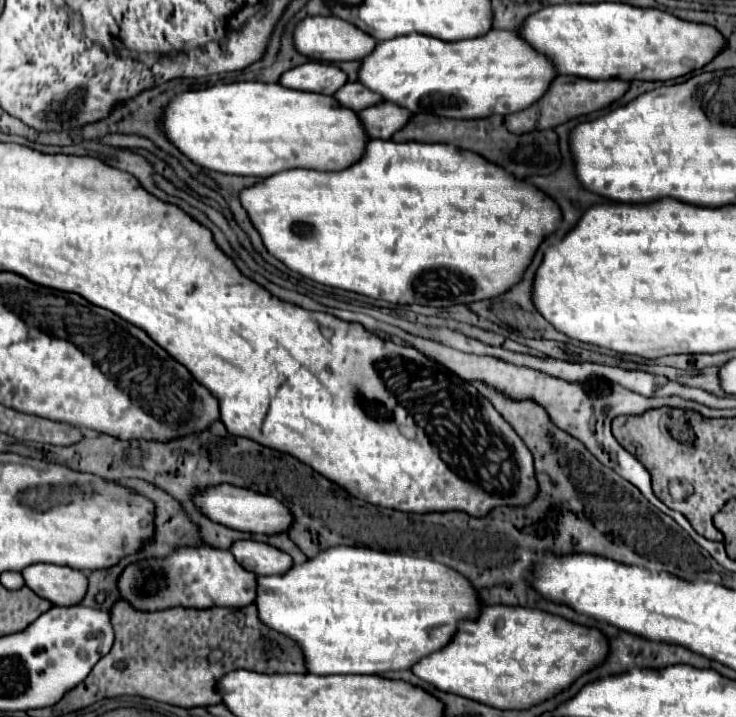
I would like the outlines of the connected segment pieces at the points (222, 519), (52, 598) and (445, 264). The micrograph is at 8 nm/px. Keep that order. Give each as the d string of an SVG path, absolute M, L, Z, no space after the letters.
M231 484L209 486L209 490L201 490L201 494L197 494L197 498L193 498L193 502L195 502L197 510L203 516L207 516L209 520L223 524L227 528L233 528L233 530L241 530L241 532L277 534L277 532L285 532L289 528L289 524L293 522L293 516L279 500L265 496L265 494L257 494L247 488L237 488Z
M31 564L21 574L25 586L57 606L73 606L81 602L87 590L87 572L69 566Z
M369 140L363 150L363 156L355 164L339 172L293 168L293 170L273 174L257 182L257 186L249 186L249 190L241 190L241 206L245 206L245 212L249 214L251 224L259 232L267 252L275 256L279 262L283 262L289 270L305 278L311 278L319 284L357 292L375 300L385 300L393 304L427 304L427 306L437 306L437 308L445 308L453 304L469 304L475 300L493 298L509 290L523 276L523 270L529 266L541 240L549 232L553 232L561 222L559 206L547 194L543 194L533 184L513 178L501 166L487 162L483 156L475 152L461 150L451 144L423 144L423 142L399 144L393 140Z

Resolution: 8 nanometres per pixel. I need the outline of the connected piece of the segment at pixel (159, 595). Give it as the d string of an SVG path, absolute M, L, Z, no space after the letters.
M179 546L163 558L145 558L131 562L117 580L119 598L135 610L155 612L173 606L213 608L213 606L247 606L255 600L255 576L241 568L229 550L201 546Z

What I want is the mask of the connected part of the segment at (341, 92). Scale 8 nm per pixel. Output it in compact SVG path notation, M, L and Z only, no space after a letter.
M347 82L345 86L341 86L341 88L333 94L333 98L335 98L341 106L351 108L353 112L363 110L363 108L369 108L369 106L381 102L381 96L379 96L379 94L369 92L365 86L359 86L357 82Z

